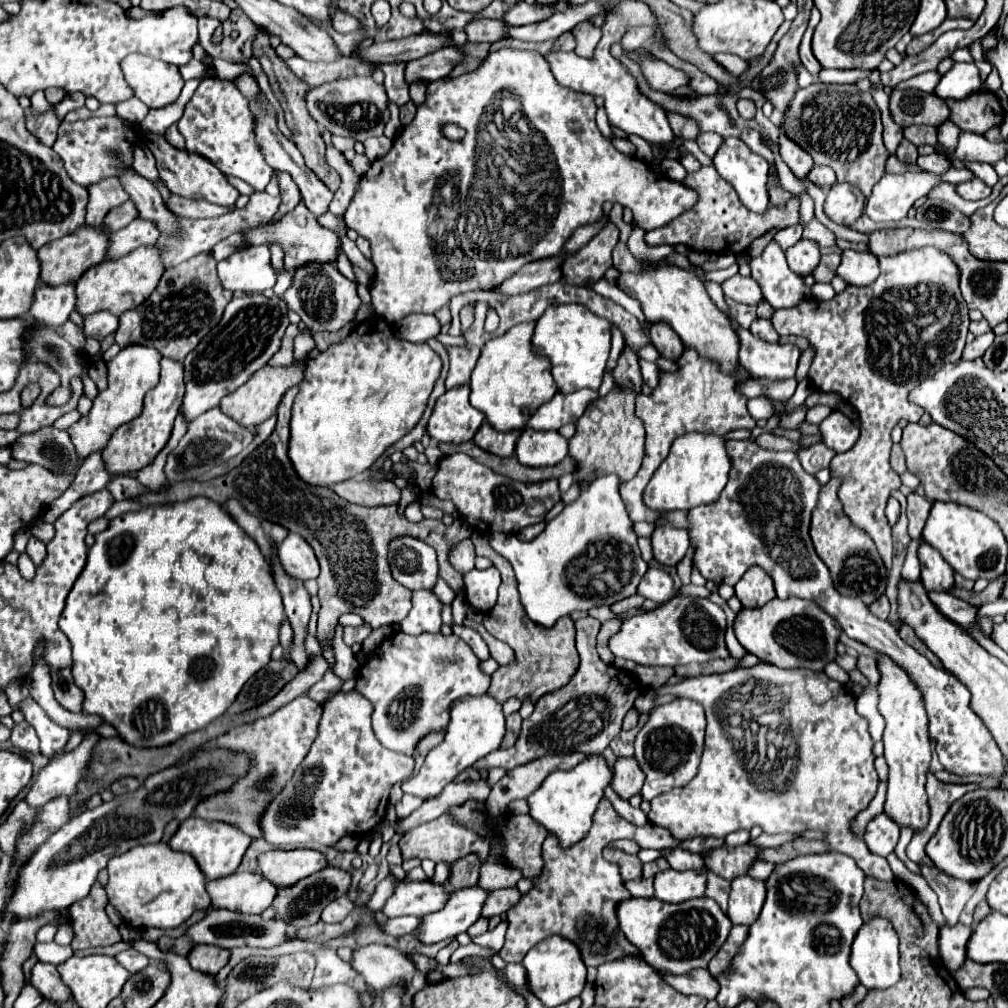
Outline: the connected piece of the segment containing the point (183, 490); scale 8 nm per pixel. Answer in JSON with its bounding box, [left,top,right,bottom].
[138,386,470,640]

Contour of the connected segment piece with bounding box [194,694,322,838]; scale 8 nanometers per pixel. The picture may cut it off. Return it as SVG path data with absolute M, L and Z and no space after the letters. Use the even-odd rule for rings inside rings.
M302 694L292 702L288 702L286 706L278 708L274 714L266 718L258 718L256 722L232 728L220 738L208 742L208 748L226 746L230 750L244 750L246 754L250 754L254 764L250 772L242 780L238 780L238 784L230 792L220 792L210 800L204 800L202 804L198 804L198 810L194 810L194 816L206 818L206 820L230 822L242 828L248 836L260 838L262 830L258 828L258 816L262 816L262 812L266 810L266 804L270 804L270 800L284 788L284 784L290 780L298 764L304 760L318 732L320 716L322 716L322 706L318 706L314 700Z

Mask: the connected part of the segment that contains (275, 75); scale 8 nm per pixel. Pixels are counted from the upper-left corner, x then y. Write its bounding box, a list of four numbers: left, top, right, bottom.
[254,32,340,192]

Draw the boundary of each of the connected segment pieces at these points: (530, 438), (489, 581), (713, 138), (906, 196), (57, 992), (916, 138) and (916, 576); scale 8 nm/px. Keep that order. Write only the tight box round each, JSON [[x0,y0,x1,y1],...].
[[516,430,568,466],[464,566,500,612],[696,132,722,158],[866,166,974,222],[30,962,72,1002],[904,126,936,146],[902,540,922,582]]

